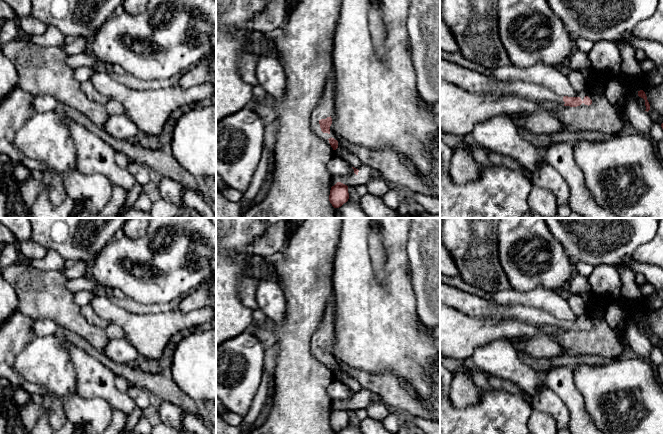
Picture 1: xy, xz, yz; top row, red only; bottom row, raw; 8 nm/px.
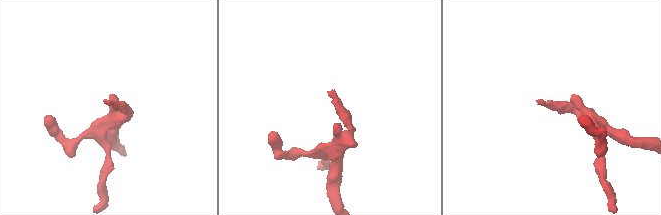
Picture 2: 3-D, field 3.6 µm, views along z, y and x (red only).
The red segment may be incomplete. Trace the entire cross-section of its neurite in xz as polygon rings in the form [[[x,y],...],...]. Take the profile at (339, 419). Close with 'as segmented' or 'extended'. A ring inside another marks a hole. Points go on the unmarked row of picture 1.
[[[337,406],[331,411],[329,425],[334,432],[341,431],[349,423],[348,410]]]; as segmented

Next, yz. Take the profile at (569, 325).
[[[440,282],[440,302],[472,318],[515,318],[533,325],[558,326],[570,331],[577,331],[582,327],[588,330],[592,328],[592,324],[588,320],[585,320],[583,324],[580,321],[562,321],[537,308],[524,305],[499,305],[489,297],[473,295],[442,282]]]; extended

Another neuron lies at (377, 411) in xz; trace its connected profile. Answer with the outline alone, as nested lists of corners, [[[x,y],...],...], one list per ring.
[[[371,401],[366,410],[368,417],[375,421],[382,422],[390,415],[388,408],[383,403],[376,401]]]

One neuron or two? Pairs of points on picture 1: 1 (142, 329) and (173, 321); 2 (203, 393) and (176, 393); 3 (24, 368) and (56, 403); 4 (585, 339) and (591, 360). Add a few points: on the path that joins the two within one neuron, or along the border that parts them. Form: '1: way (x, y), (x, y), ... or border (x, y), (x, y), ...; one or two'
1: way (150, 329), (157, 329), (165, 325); one
2: border (170, 375), (191, 397), (205, 401); two
3: way (35, 370), (56, 392); one
4: border (569, 352), (601, 355), (607, 359); two

